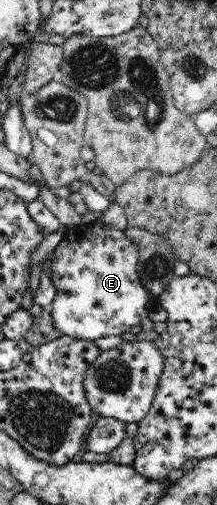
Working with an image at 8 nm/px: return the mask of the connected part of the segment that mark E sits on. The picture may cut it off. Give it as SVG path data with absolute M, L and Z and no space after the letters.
M96 219L89 224L70 225L59 245L46 258L51 269L51 282L55 287L55 298L49 308L53 325L63 335L78 340L95 341L105 336L121 336L128 331L140 328L145 317L150 317L157 304L157 298L148 294L137 274L139 251L124 231L115 230Z

